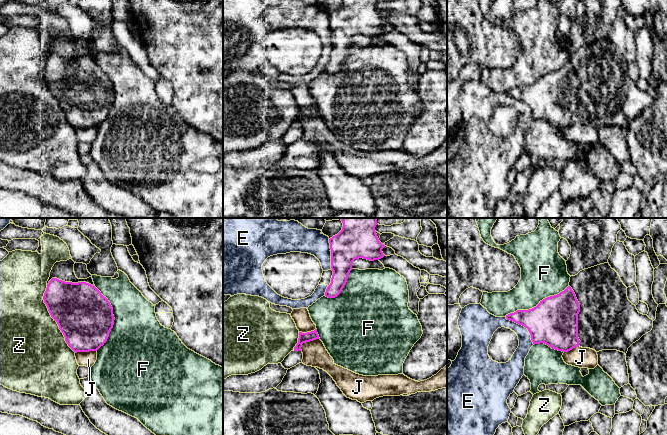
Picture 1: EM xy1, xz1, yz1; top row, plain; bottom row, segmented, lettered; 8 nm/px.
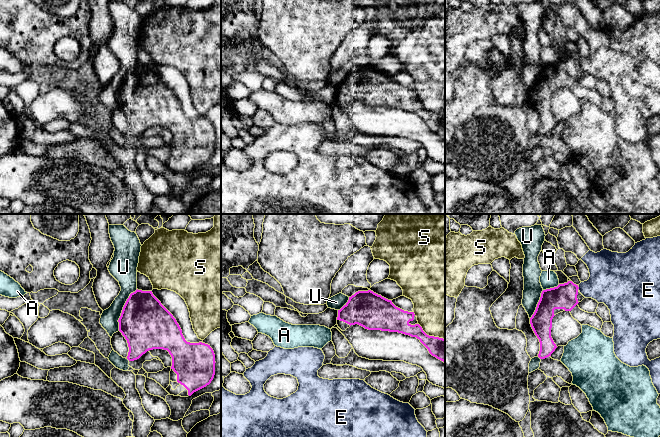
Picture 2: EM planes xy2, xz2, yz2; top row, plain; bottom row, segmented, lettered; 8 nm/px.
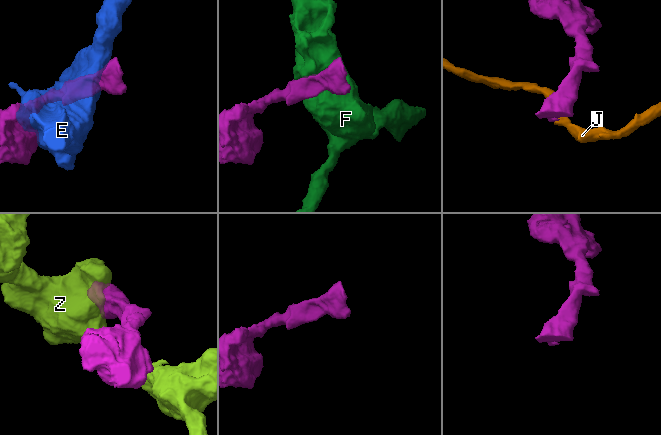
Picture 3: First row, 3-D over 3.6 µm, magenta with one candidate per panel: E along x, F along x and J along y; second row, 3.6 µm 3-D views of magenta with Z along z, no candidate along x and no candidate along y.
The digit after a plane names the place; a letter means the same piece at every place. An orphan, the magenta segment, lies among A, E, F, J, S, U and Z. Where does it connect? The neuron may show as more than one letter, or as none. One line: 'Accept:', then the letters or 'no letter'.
Accept: no letter

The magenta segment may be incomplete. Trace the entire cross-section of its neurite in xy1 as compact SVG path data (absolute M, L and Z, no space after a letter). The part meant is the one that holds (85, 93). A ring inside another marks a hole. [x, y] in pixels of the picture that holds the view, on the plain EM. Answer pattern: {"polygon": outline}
{"polygon": "M72 35L56 38L50 48L44 79L65 113L68 122L75 128L97 127L109 113L113 104L113 84L106 73L95 63L92 52L78 55Z"}

